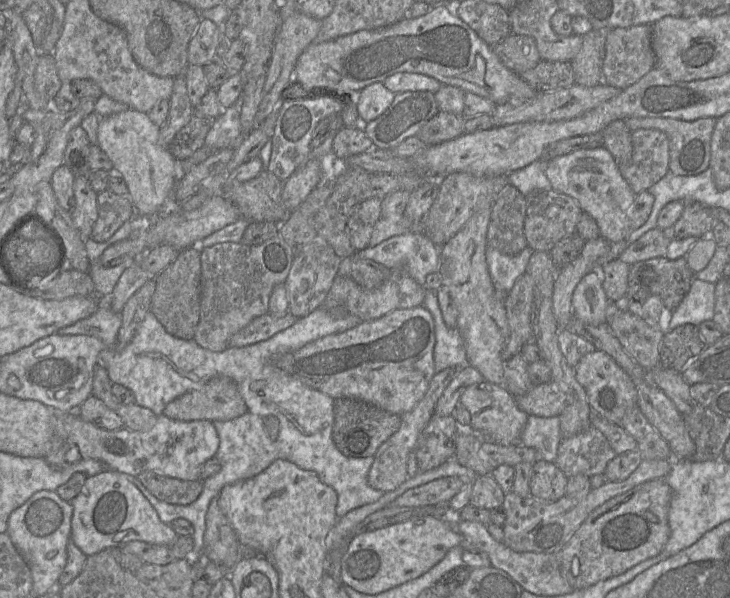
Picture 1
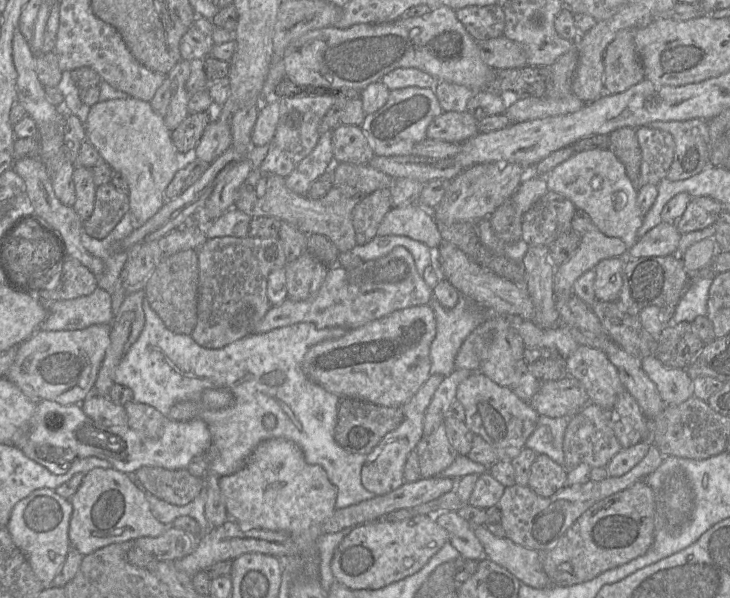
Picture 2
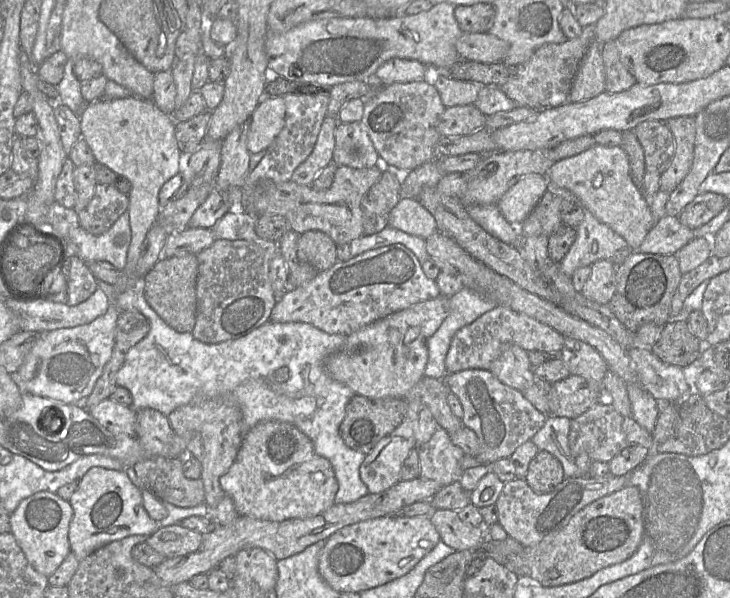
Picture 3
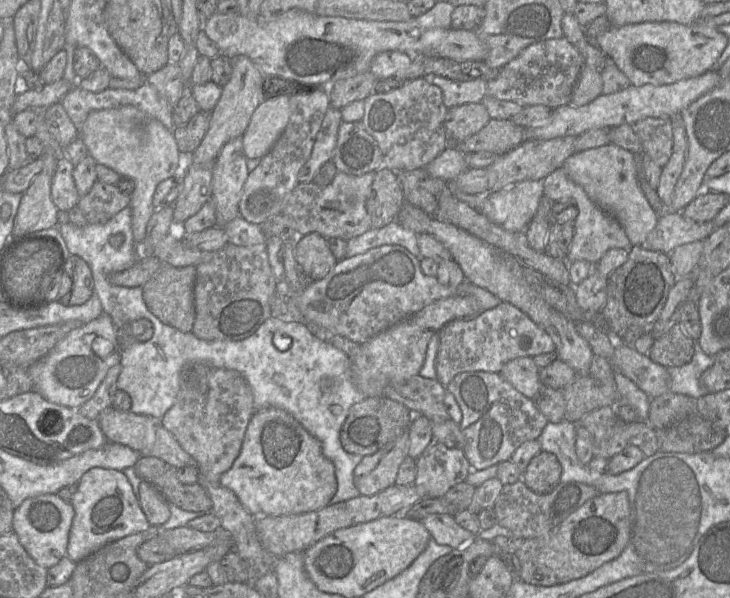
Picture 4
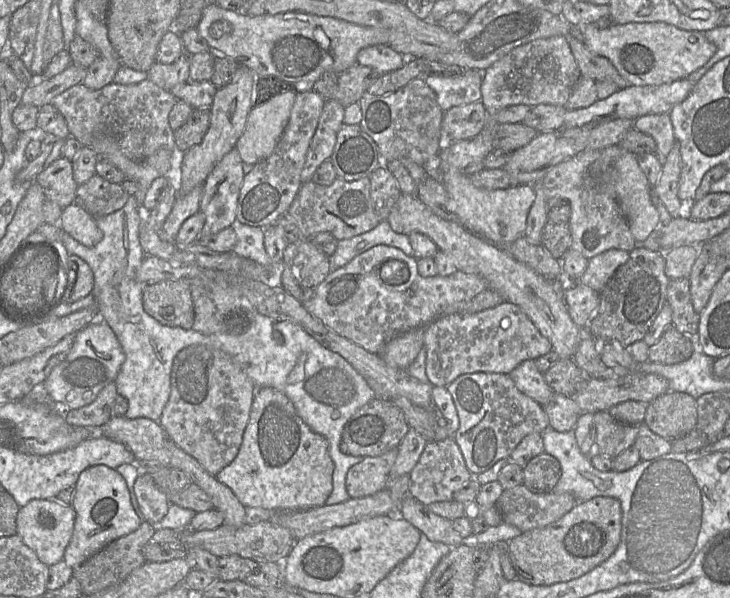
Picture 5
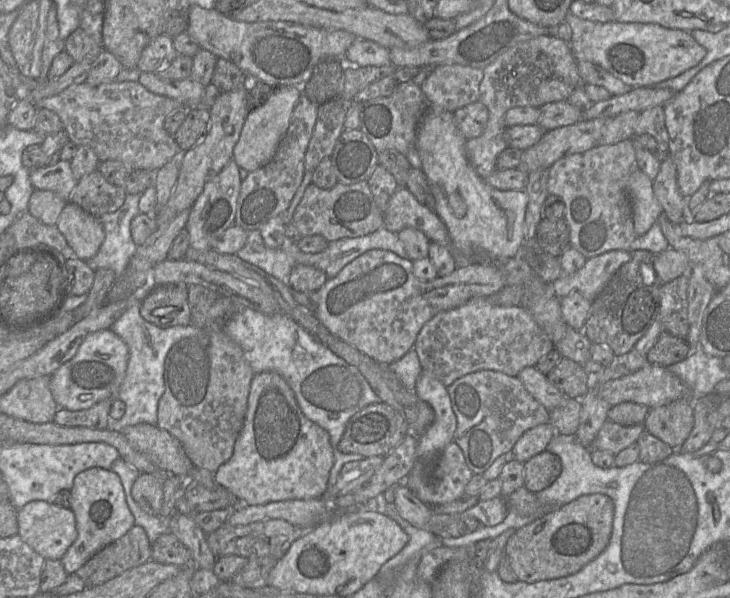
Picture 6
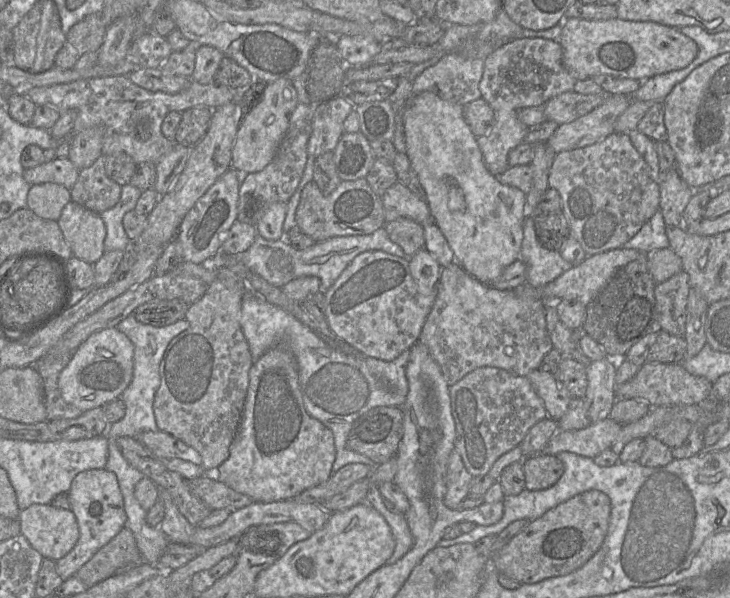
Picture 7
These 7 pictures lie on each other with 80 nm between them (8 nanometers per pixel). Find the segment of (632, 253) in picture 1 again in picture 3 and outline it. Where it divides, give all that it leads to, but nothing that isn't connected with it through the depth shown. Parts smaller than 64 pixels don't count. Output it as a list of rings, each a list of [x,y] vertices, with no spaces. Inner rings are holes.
[[[664,214],[651,227],[637,251],[676,255],[694,238],[694,230],[683,225],[678,216]]]

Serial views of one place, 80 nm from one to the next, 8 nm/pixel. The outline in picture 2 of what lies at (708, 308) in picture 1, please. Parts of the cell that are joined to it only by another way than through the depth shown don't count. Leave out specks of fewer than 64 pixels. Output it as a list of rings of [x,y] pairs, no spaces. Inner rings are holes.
[[[699,277],[688,284],[682,295],[669,324],[690,322],[698,316],[706,316],[709,288],[713,279]]]

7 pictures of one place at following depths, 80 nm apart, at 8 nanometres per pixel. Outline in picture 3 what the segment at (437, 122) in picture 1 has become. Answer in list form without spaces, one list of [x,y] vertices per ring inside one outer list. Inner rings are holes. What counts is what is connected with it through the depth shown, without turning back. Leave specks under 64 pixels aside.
[[[474,104],[445,108],[437,123],[441,137],[470,135],[485,127],[487,116]]]

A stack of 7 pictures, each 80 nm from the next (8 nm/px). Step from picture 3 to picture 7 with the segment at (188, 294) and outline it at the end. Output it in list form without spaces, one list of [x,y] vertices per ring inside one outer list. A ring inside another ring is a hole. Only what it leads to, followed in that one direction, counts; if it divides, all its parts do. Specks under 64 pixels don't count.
[[[177,299],[153,300],[139,306],[133,314],[143,324],[164,327],[185,319],[188,308],[189,305]]]

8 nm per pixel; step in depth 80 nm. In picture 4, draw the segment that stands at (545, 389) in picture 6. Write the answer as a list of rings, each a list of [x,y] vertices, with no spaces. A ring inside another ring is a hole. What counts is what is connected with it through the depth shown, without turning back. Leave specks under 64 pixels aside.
[[[518,357],[507,362],[499,373],[516,390],[533,400],[543,387],[539,370],[533,357]]]

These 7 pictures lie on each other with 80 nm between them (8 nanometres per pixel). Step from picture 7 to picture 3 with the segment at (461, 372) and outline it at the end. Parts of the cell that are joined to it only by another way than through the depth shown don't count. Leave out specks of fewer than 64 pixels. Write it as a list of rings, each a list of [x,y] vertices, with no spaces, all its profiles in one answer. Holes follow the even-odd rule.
[[[497,305],[472,323],[460,328],[453,336],[445,366],[448,374],[469,369],[489,370],[492,362],[510,345],[518,345],[526,351],[545,351],[559,355],[565,335],[525,314]]]

